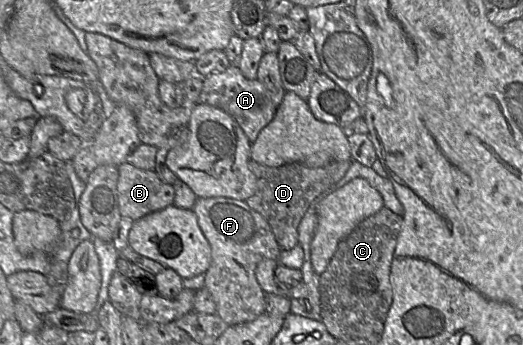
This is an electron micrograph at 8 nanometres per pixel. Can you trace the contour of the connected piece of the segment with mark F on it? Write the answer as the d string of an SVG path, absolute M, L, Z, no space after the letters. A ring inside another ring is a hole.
M197 198L192 211L211 248L211 264L204 273L204 288L210 292L215 302L215 314L229 326L255 320L265 313L265 293L255 277L256 266L264 259L278 260L281 252L269 223L261 214L250 208L245 201L232 198Z

